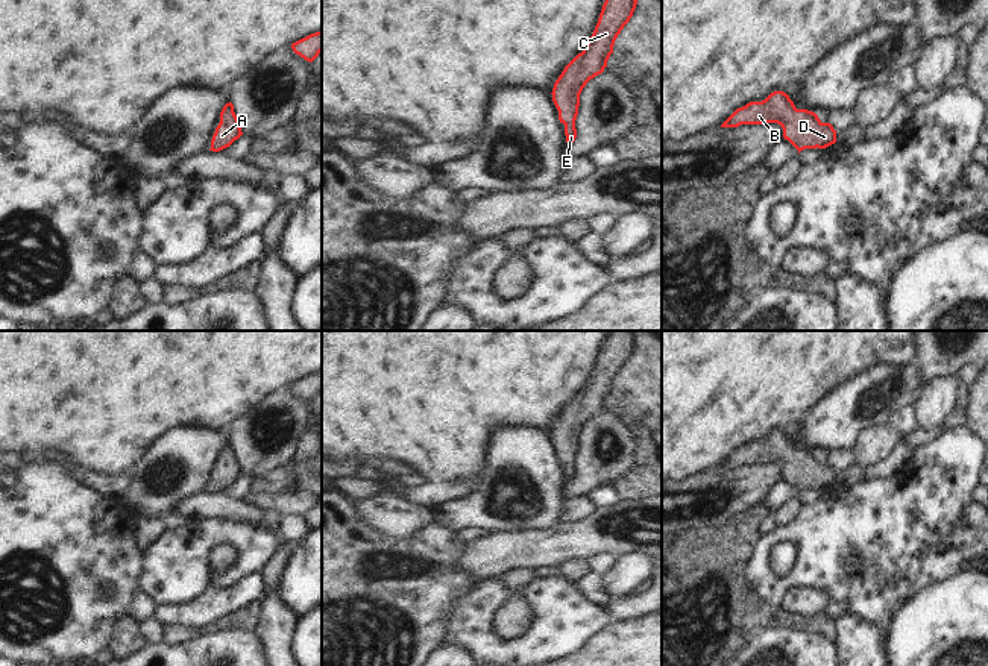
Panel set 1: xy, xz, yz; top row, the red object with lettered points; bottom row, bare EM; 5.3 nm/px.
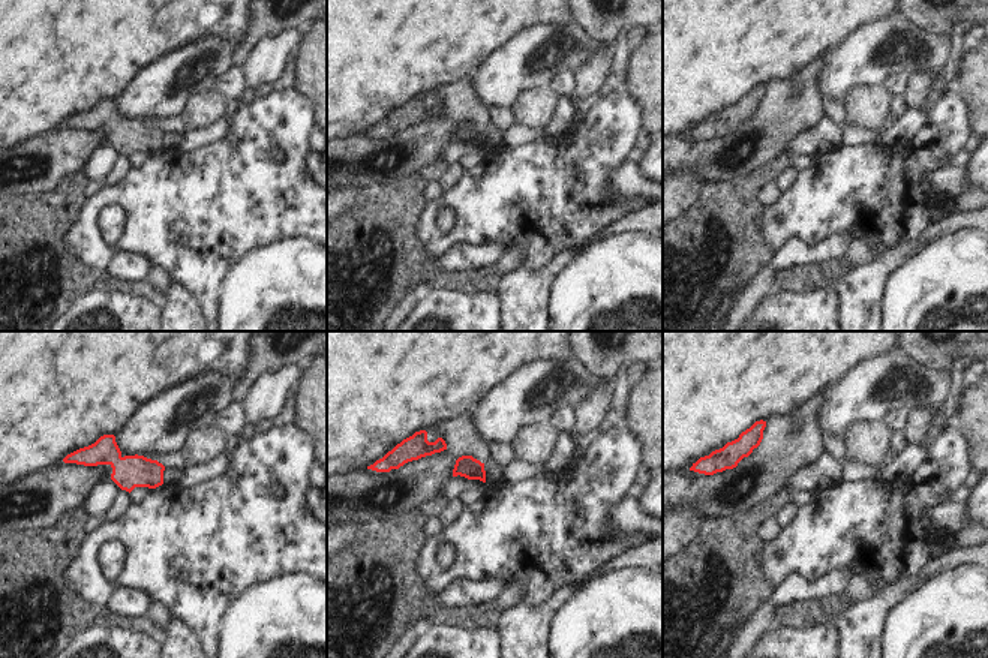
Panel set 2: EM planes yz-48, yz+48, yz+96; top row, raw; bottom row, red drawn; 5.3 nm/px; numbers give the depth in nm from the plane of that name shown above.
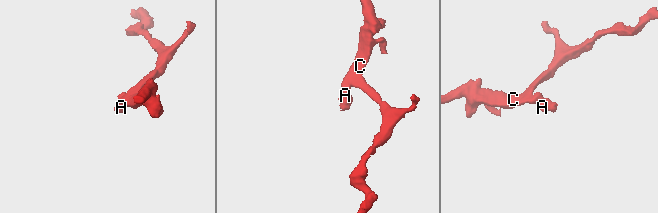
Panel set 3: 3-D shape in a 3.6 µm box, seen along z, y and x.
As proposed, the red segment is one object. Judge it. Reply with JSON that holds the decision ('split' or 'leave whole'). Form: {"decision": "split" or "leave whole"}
{"decision": "leave whole"}

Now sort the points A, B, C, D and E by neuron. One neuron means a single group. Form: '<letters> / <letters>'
A B C D E

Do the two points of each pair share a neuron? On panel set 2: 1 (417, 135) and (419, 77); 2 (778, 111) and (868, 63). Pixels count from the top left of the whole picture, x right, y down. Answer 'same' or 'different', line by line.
1: different
2: different

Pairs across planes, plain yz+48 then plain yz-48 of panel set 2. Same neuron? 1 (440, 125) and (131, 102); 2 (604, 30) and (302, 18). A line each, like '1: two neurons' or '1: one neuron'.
1: two neurons
2: one neuron

